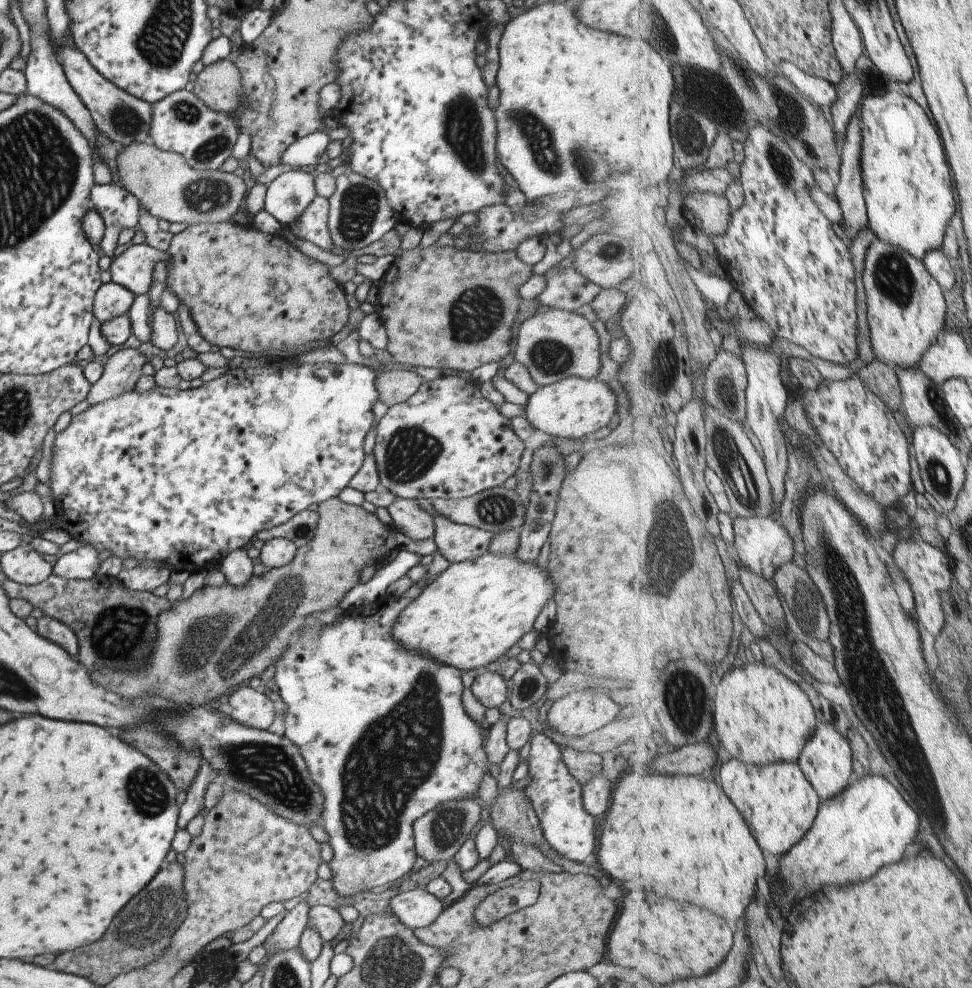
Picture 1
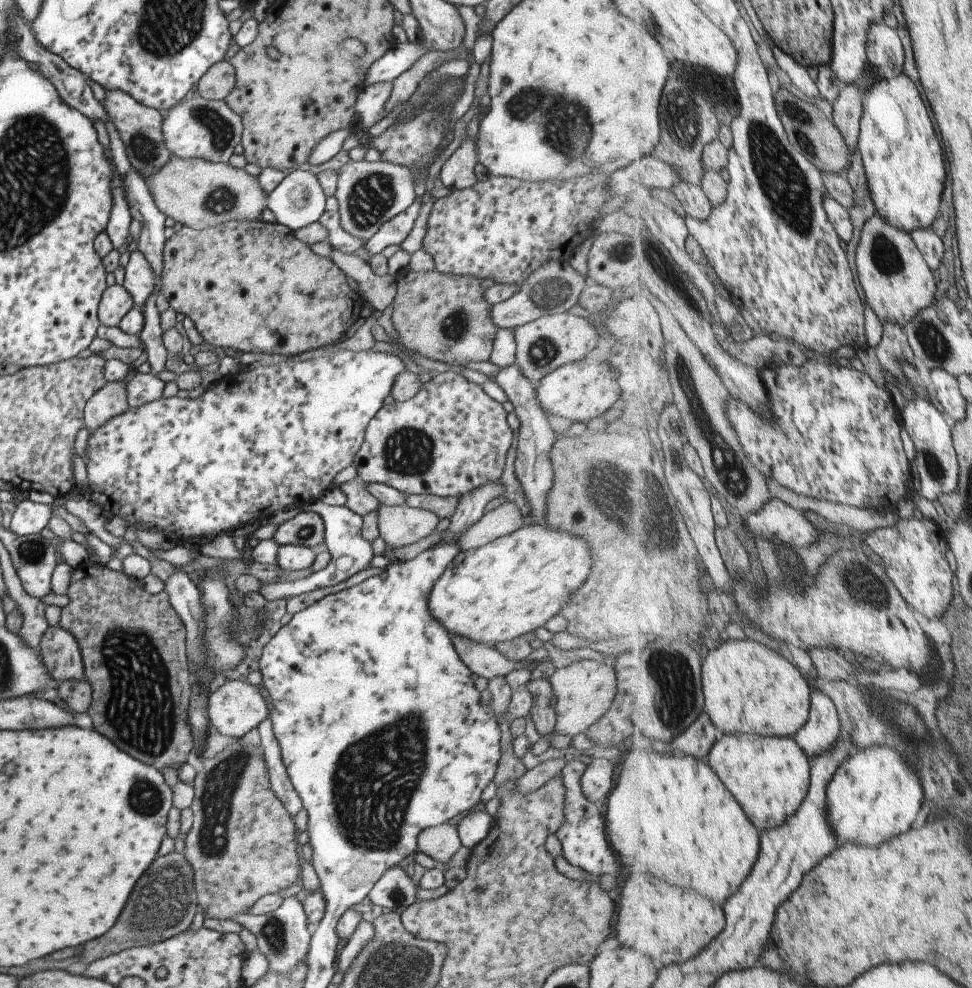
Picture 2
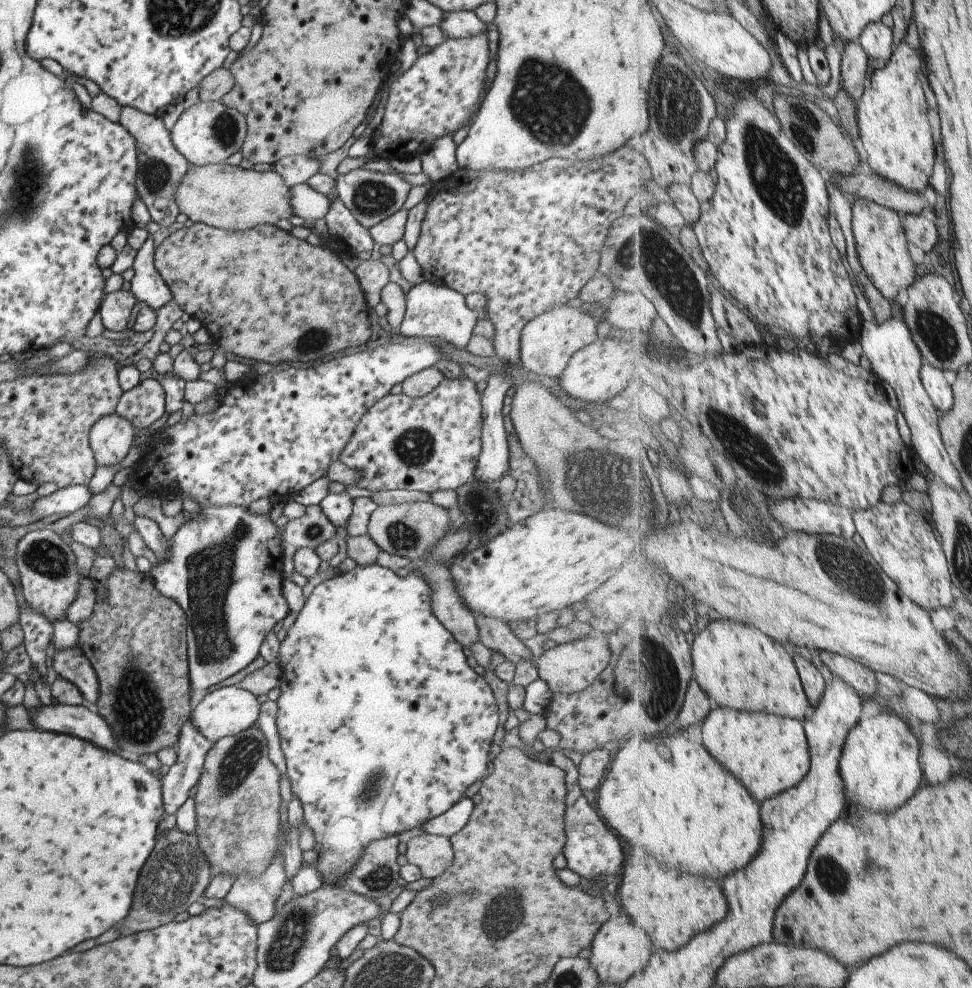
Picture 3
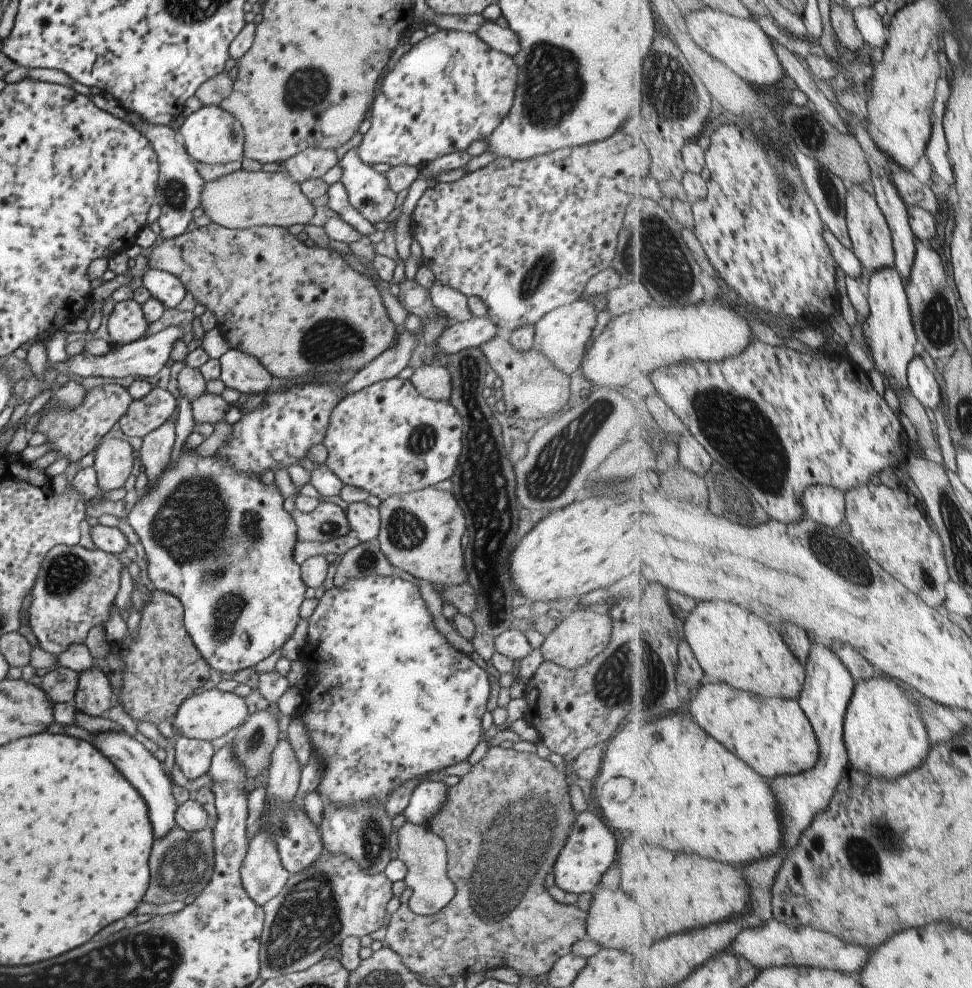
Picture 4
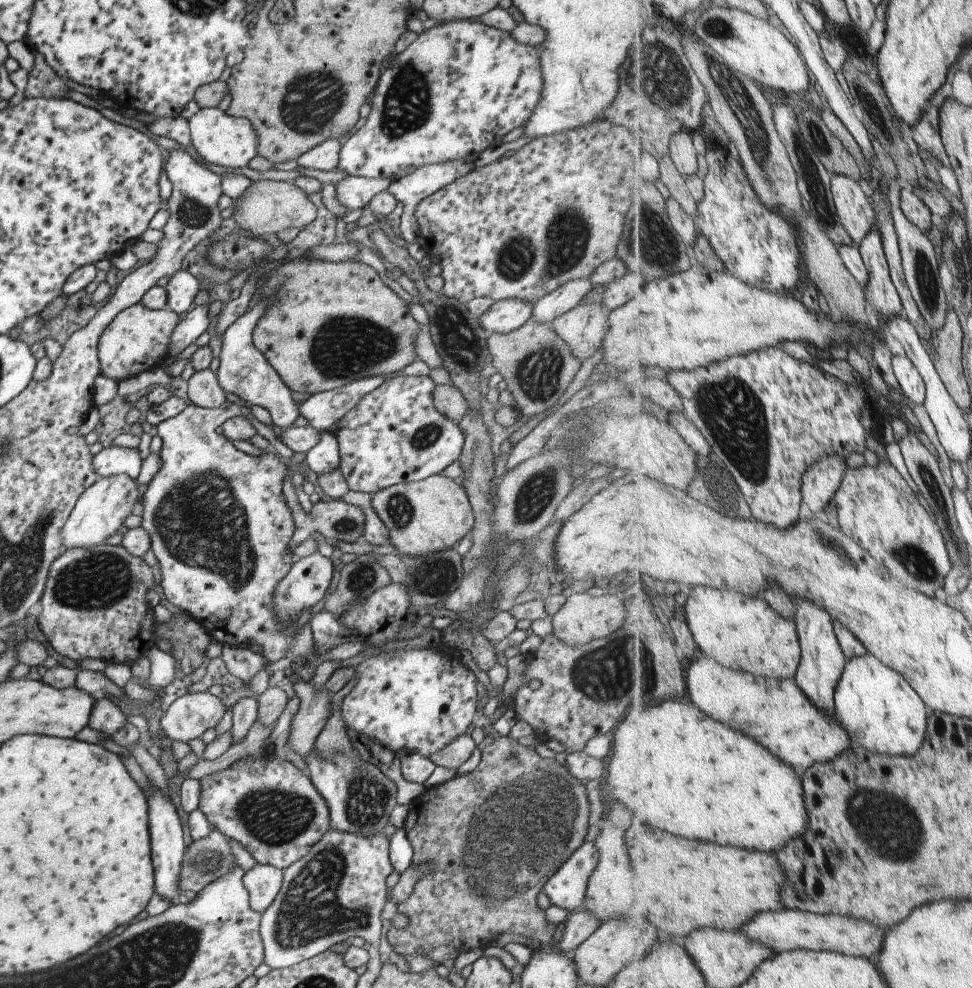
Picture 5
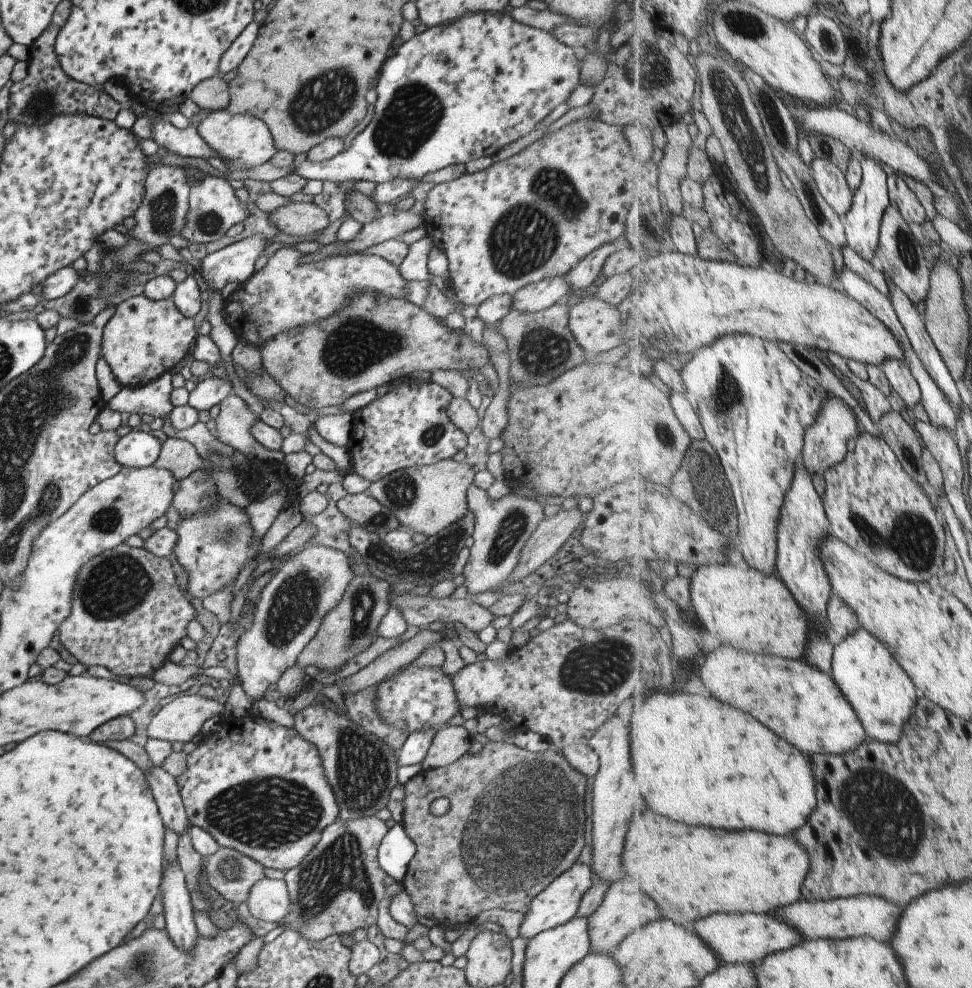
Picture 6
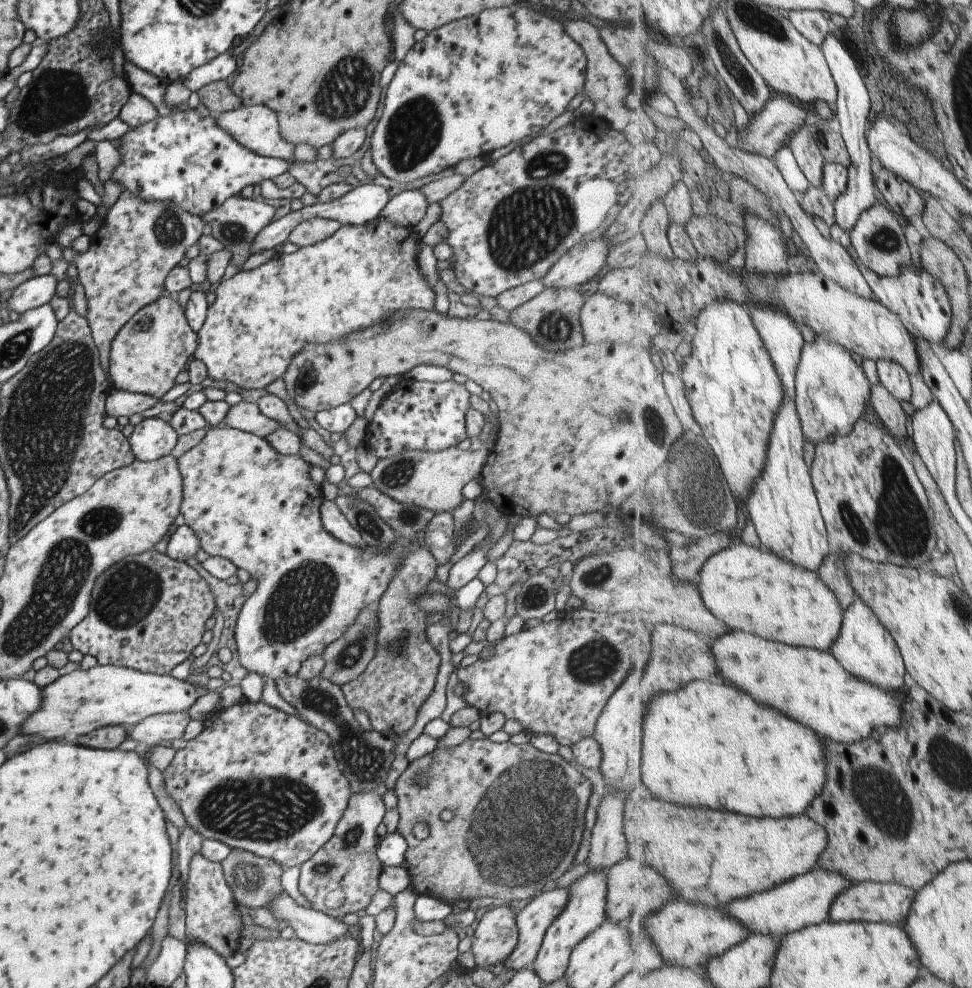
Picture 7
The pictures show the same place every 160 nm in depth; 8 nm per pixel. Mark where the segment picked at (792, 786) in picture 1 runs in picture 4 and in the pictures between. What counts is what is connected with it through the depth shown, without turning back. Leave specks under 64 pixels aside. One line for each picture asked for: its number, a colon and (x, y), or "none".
2: (772, 776)
3: (771, 754)
4: (775, 736)

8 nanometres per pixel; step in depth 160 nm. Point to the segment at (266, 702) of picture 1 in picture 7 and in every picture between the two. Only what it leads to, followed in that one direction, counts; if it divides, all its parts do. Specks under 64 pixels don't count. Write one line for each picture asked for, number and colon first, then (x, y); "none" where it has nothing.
2: (233, 709)
3: (229, 710)
4: (212, 713)
5: (187, 717)
6: (180, 719)
7: (155, 728)

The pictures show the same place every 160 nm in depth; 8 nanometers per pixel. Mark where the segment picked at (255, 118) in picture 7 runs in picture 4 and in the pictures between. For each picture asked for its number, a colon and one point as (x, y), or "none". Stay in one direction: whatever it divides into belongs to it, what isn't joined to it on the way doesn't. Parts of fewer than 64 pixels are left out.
4: (210, 135)
5: (222, 140)
6: (242, 142)

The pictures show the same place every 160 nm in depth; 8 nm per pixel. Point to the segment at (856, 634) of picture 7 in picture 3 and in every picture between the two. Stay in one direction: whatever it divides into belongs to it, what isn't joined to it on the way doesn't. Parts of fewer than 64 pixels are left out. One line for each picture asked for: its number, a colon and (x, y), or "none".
3: (881, 769)
4: (886, 735)
5: (883, 713)
6: (881, 691)

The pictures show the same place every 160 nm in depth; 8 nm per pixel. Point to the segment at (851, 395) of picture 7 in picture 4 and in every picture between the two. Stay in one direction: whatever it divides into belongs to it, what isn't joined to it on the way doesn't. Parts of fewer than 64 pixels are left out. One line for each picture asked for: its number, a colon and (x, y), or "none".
4: (827, 505)
5: (822, 481)
6: (826, 441)

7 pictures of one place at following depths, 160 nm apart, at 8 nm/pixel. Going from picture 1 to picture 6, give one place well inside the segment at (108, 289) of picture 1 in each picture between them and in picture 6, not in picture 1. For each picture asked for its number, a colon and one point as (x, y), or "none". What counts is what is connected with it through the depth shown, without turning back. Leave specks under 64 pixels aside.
2: (115, 301)
3: (115, 308)
4: (125, 323)
5: (135, 340)
6: (143, 339)

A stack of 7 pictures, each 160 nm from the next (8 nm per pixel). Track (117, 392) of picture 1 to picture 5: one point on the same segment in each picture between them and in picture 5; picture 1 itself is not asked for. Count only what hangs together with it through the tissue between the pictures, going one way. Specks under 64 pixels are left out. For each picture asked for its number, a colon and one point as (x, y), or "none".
2: (110, 400)
3: (109, 438)
4: (112, 460)
5: (98, 512)

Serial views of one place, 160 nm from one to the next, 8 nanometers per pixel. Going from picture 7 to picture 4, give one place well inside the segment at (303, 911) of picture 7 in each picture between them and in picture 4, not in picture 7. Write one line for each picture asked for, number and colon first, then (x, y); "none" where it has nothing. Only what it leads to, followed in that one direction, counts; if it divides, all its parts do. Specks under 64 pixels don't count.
4: (262, 876)
5: (262, 881)
6: (267, 899)

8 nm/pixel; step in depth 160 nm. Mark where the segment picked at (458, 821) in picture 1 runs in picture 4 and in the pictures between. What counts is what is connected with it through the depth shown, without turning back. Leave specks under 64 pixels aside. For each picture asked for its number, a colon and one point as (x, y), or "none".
2: (440, 842)
3: (432, 854)
4: (429, 889)

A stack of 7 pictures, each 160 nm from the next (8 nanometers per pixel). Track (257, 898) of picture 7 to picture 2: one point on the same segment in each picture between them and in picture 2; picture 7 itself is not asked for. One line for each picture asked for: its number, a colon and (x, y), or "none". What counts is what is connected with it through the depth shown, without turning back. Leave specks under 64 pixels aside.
2: (162, 904)
3: (175, 873)
4: (180, 862)
5: (205, 859)
6: (230, 873)

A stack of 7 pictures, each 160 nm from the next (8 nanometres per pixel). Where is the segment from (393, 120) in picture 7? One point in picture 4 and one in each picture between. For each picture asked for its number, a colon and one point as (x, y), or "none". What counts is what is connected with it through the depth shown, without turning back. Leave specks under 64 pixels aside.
4: (450, 88)
5: (459, 87)
6: (457, 92)

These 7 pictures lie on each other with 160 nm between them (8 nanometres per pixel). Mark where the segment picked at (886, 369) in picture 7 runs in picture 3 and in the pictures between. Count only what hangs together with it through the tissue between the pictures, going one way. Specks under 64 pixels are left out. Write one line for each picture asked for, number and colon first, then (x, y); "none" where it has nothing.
3: (942, 393)
4: (923, 384)
5: (911, 381)
6: (902, 380)

